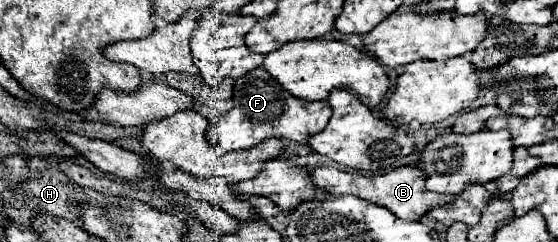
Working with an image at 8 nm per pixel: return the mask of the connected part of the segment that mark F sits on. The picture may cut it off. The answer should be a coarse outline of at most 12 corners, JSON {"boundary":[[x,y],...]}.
{"boundary":[[263,67],[235,81],[235,107],[209,127],[223,151],[305,141],[327,101],[293,97]]}

